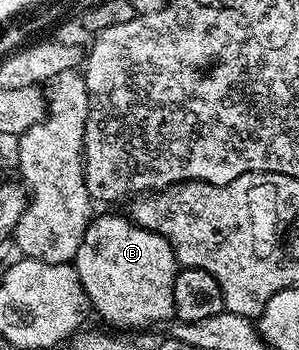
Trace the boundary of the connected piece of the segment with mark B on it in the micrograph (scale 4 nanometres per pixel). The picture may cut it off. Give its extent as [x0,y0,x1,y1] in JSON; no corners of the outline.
[74,214,178,331]

